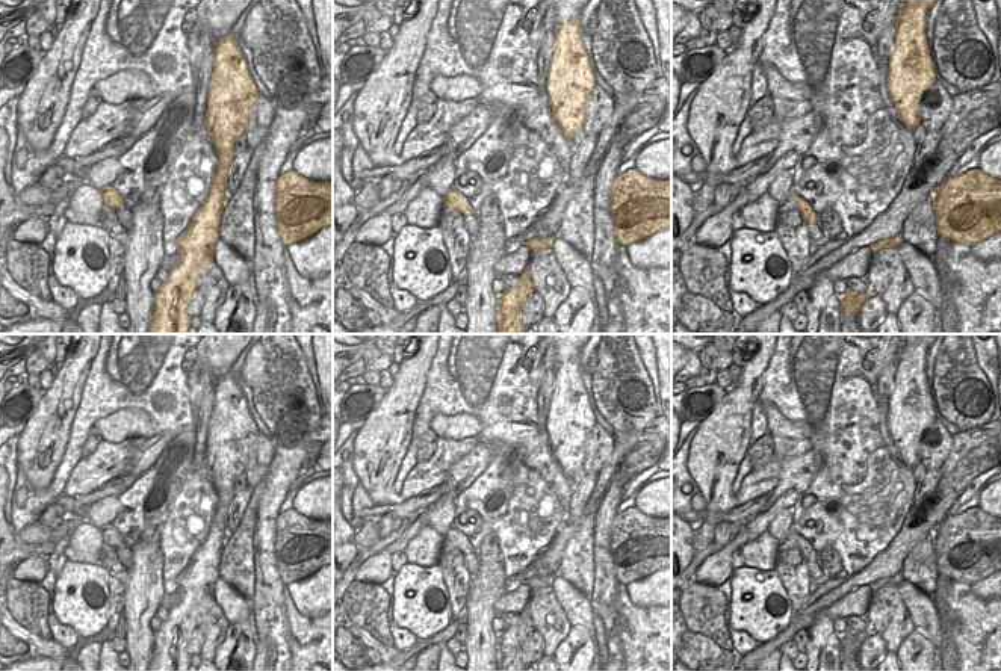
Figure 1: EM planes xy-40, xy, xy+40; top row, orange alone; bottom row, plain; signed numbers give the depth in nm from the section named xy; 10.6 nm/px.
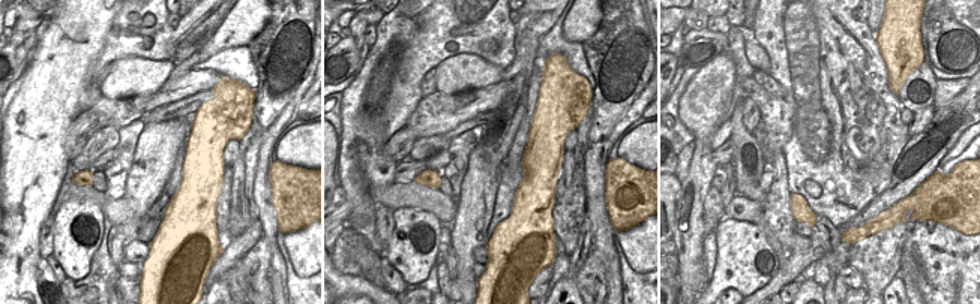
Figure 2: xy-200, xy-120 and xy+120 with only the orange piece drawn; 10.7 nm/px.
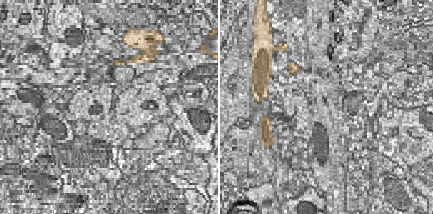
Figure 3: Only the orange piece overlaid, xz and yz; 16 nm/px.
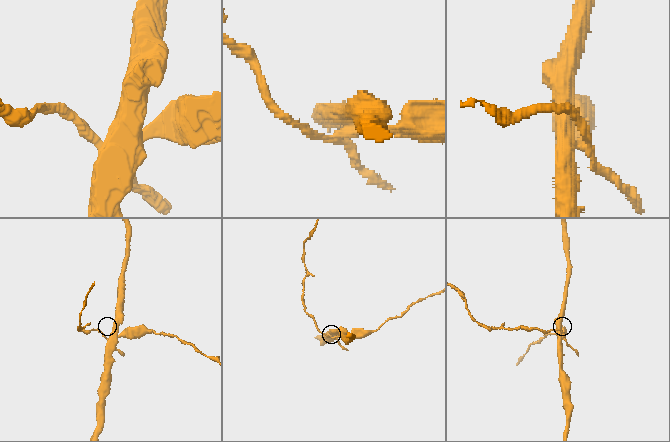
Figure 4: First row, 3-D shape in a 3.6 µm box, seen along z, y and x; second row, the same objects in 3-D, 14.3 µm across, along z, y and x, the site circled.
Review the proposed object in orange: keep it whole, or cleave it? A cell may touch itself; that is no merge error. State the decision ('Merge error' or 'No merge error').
Merge error

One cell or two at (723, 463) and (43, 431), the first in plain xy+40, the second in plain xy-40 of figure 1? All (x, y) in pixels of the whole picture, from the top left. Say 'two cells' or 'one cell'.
one cell

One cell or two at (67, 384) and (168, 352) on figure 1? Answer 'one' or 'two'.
two

